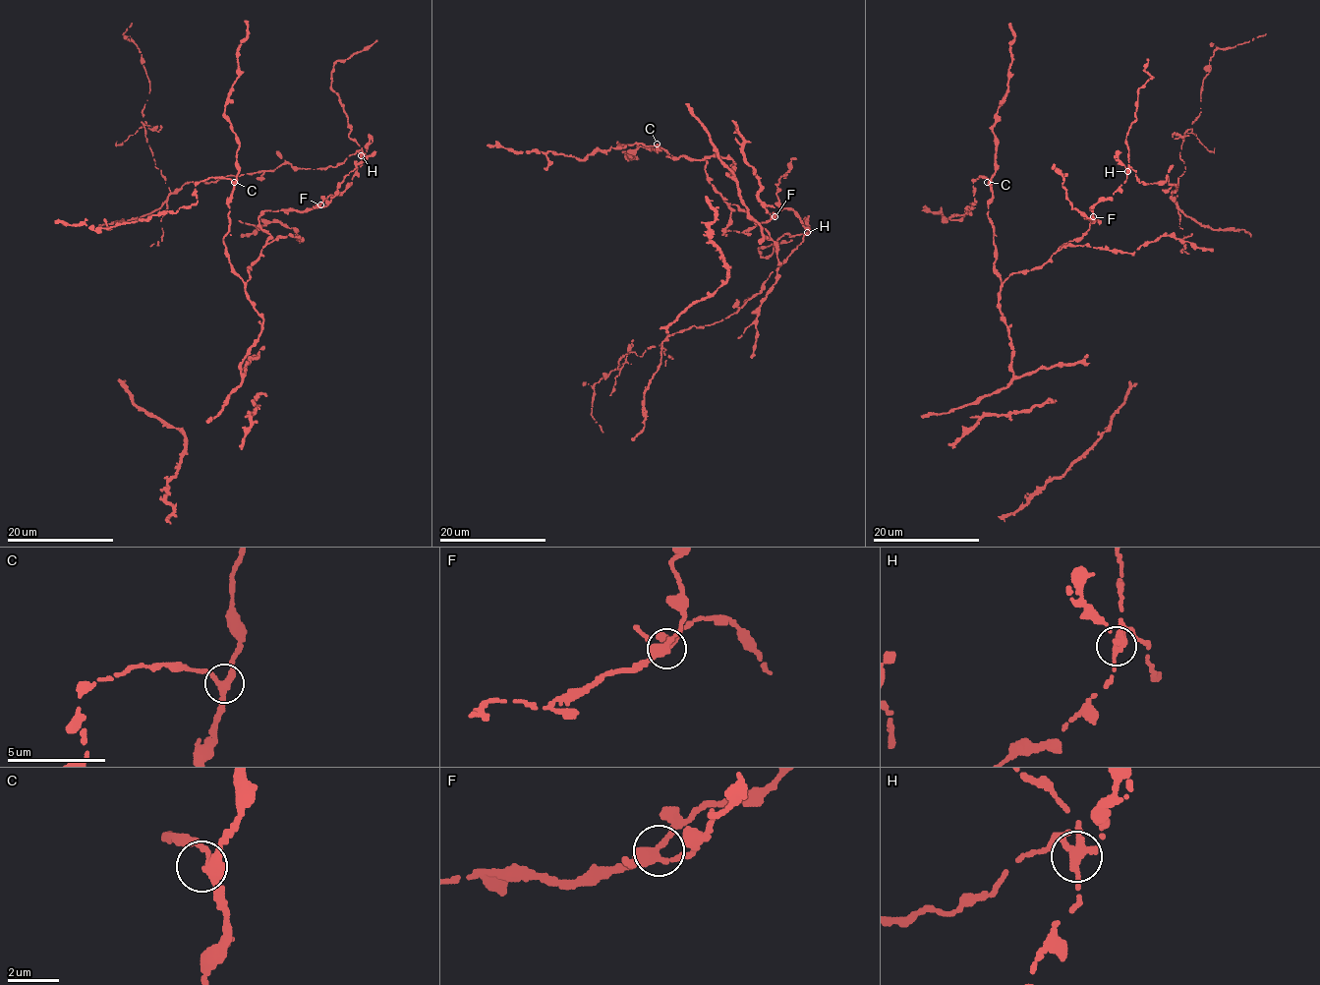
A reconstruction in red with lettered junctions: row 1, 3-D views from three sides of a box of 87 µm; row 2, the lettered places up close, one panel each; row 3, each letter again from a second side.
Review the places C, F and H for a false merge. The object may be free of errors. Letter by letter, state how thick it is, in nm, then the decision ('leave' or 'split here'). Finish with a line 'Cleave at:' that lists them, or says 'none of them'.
C: calibre 320 nm; leave
F: calibre 320 nm; leave
H: calibre 320 nm; split here
Cleave at: H

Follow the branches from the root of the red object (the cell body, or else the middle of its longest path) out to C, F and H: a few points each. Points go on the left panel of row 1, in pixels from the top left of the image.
C: (274, 211), (265, 210), (258, 218), (270, 236), (249, 265), (245, 282), (229, 261), (224, 243), (234, 182)
F: (274, 211), (302, 211), (320, 204)
H: (274, 211), (310, 210), (329, 196), (341, 194), (360, 167), (361, 154)

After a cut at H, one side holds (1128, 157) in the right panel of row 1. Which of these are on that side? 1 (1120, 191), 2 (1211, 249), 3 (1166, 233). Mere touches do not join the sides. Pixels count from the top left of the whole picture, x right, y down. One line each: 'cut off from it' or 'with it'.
1: cut off from it
2: cut off from it
3: cut off from it

